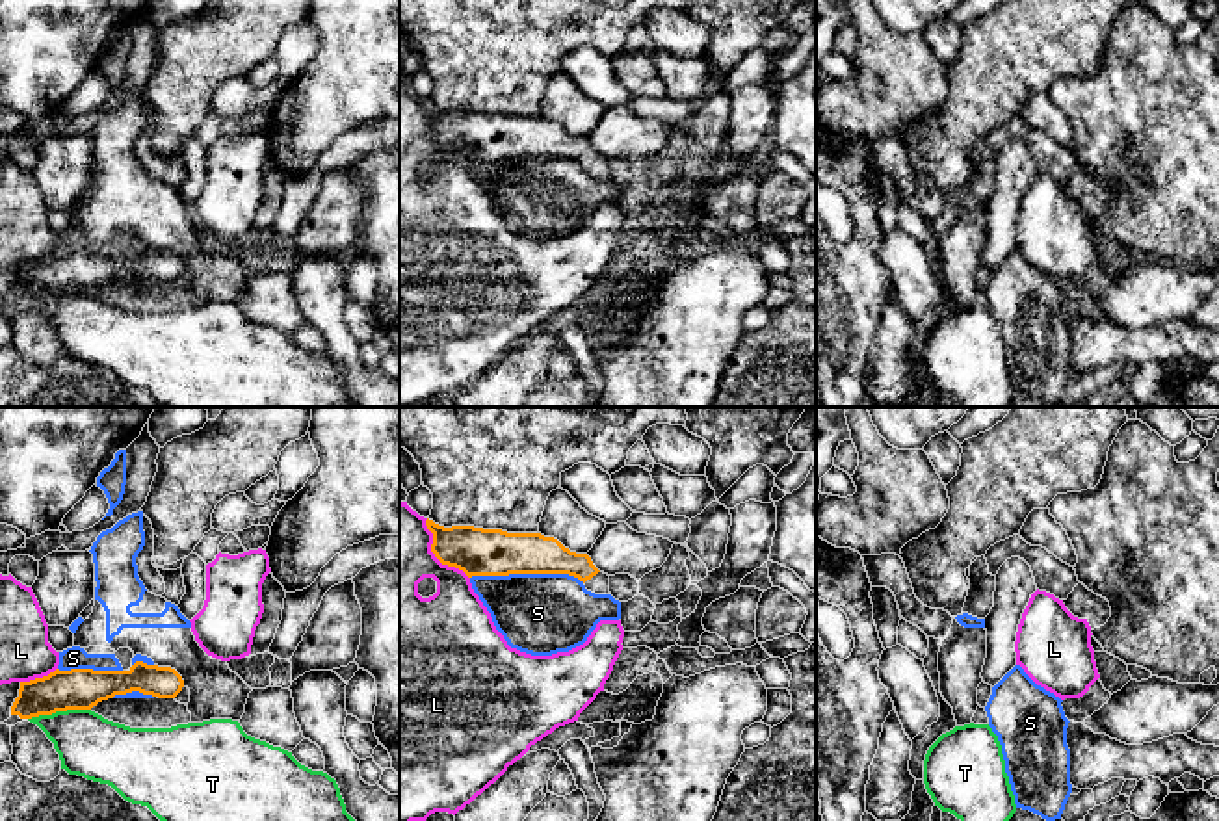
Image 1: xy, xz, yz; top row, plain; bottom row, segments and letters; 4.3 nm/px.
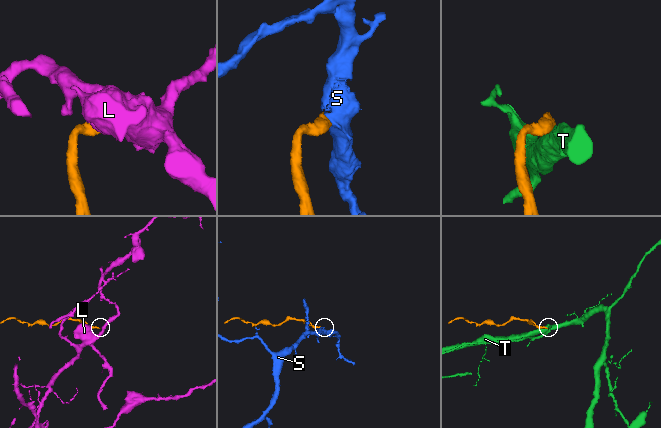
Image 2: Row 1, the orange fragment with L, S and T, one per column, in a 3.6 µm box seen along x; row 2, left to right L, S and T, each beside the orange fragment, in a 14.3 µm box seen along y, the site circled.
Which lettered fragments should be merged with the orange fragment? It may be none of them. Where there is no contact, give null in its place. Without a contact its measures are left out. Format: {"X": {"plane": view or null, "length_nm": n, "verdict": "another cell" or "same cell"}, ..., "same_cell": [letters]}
{"L": {"plane": "xz", "length_nm": 320, "verdict": "another cell"}, "S": {"plane": "xz", "length_nm": 500, "verdict": "another cell"}, "T": {"plane": "xy", "length_nm": 280, "verdict": "another cell"}, "same_cell": []}

